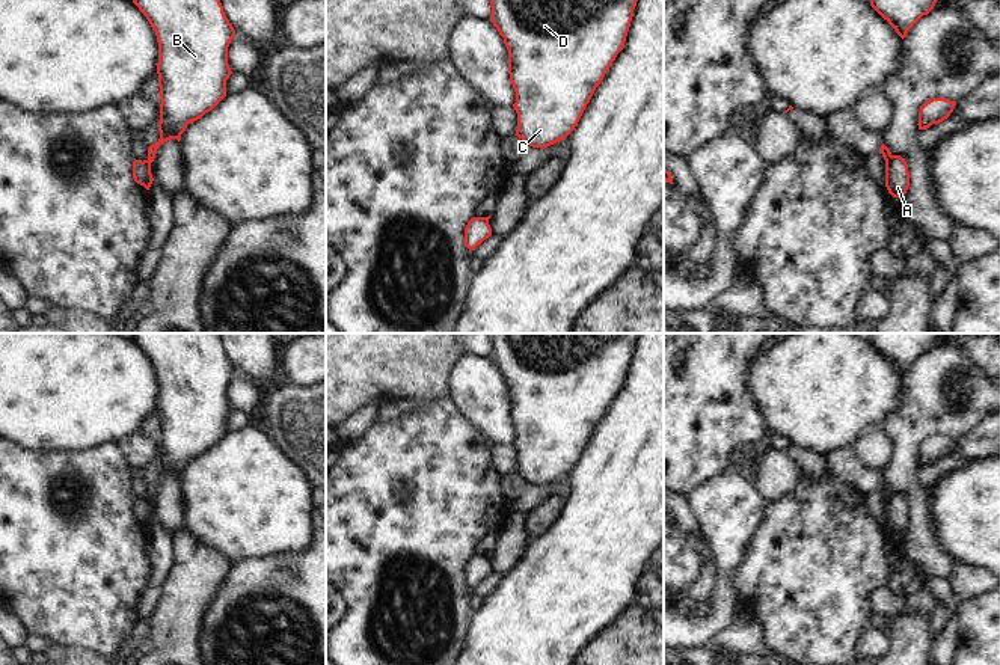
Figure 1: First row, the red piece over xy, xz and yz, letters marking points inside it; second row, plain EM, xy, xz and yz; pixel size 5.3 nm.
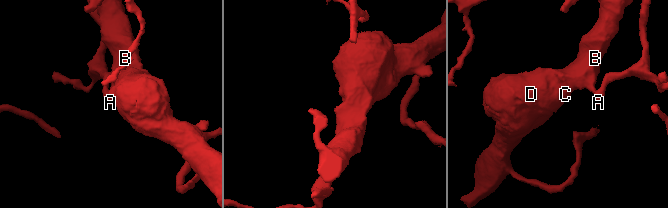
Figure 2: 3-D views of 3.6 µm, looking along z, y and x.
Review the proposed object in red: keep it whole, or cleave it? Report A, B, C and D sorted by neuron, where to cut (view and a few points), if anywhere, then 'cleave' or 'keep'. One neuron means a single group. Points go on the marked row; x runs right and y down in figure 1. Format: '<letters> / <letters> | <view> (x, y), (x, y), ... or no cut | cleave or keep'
A / B C D | yz (893, 156), (886, 163) | cleave

